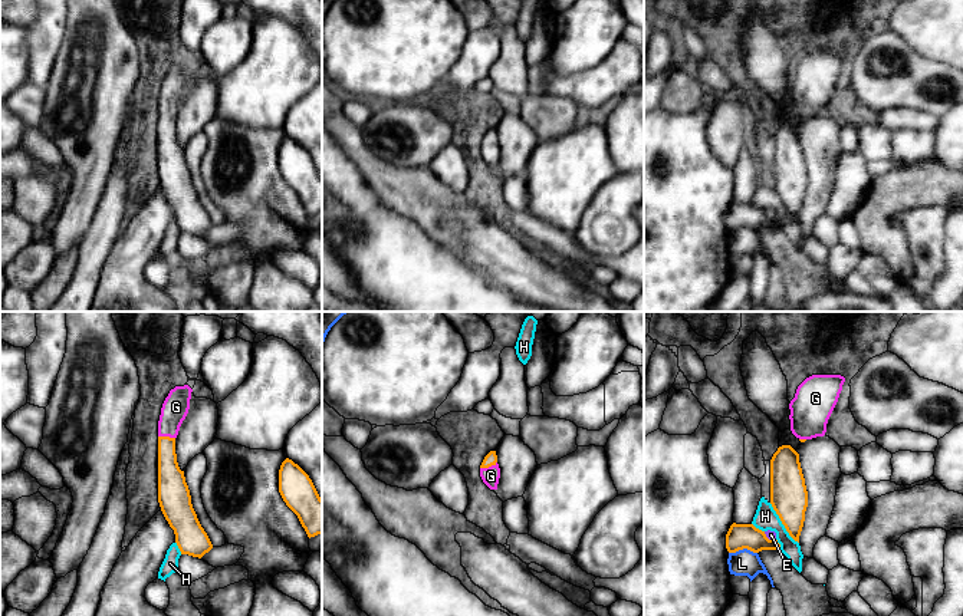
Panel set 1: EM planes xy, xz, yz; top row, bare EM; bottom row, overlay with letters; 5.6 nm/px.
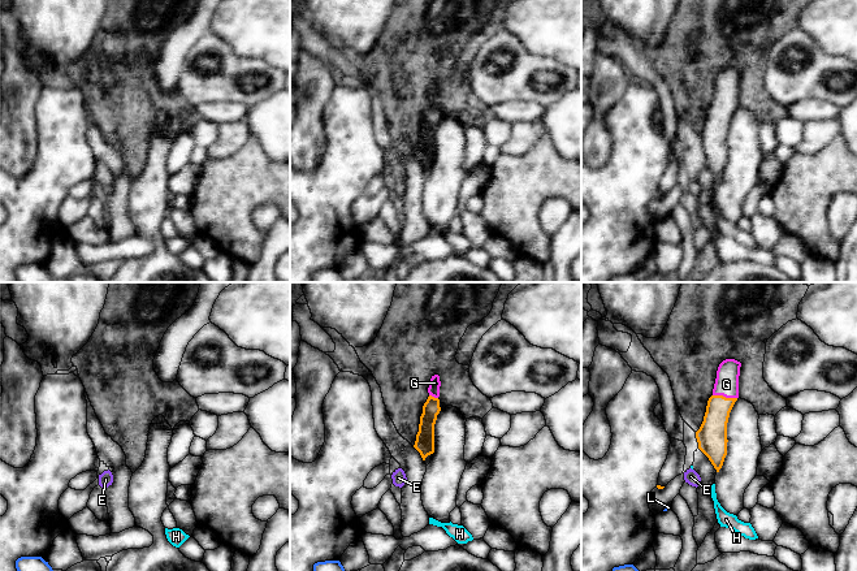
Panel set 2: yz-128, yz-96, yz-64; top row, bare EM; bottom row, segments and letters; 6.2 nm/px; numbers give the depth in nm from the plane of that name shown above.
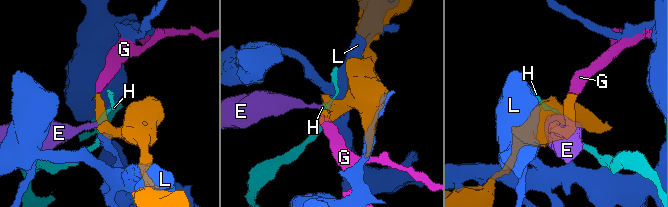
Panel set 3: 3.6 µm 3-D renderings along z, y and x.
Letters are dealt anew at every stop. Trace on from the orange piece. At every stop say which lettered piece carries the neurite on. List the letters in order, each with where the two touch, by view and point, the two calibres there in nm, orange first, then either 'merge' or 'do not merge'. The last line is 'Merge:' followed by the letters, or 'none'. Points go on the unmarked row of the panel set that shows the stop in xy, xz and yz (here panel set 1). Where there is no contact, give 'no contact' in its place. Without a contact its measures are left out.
E: meets orange in yz at (768, 217); 140 nm thick on the orange side, 50 nm on the other; do not merge
G: meets orange in xz at (487, 145); 70 nm thick on the orange side, 100 nm on the other; merge
H: meets orange in yz at (782, 201); 200 nm thick on the orange side, 130 nm on the other; do not merge
L: meets orange in yz at (742, 227); 140 nm thick on the orange side, 140 nm on the other; do not merge
Merge: G

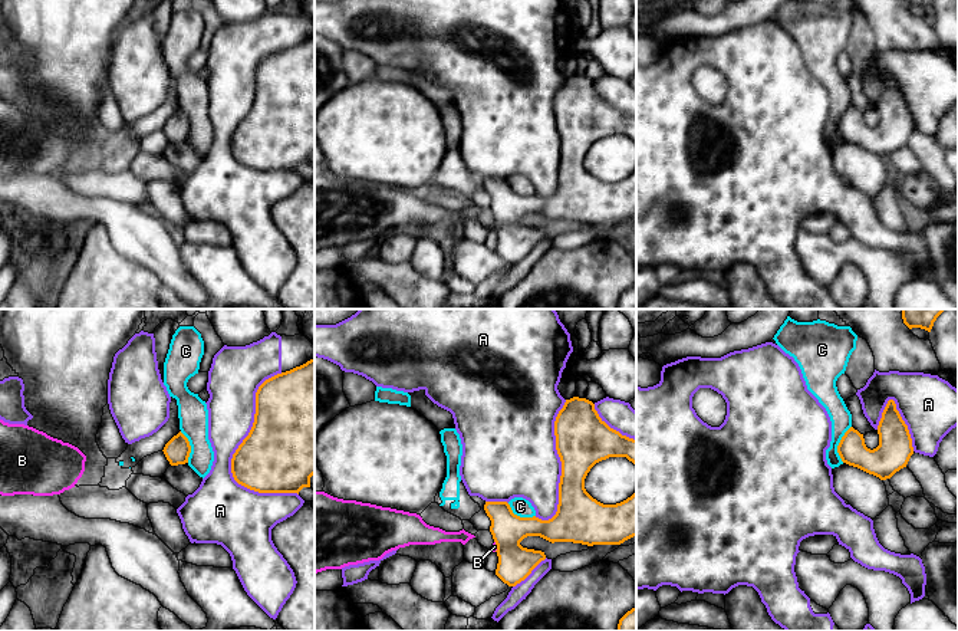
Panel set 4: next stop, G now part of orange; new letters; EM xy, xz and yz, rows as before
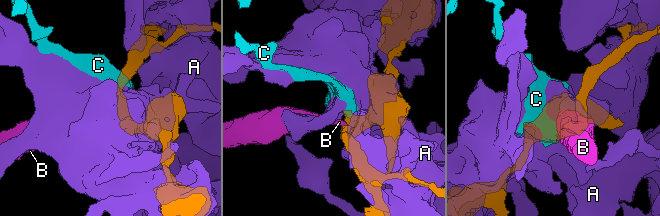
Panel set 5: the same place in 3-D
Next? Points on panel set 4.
A: meets orange in xy at (234, 131); 420 nm thick on the orange side, 260 nm on the other; do not merge
B: meets orange in xz at (497, 224); 190 nm thick on the orange side, 30 nm on the other; do not merge
C: meets orange in yz at (839, 122); 160 nm thick on the orange side, 120 nm on the other; do not merge
Merge: none

